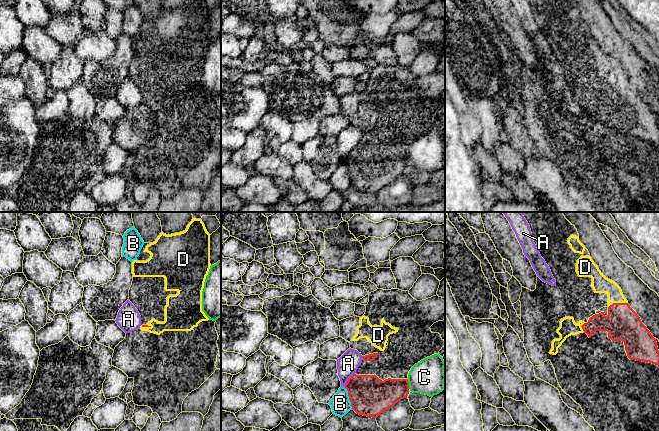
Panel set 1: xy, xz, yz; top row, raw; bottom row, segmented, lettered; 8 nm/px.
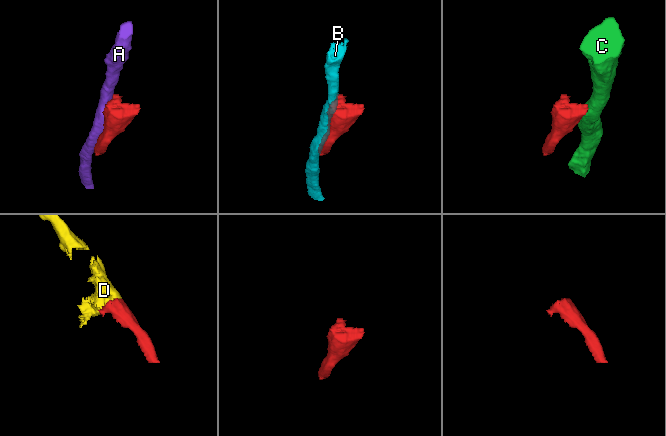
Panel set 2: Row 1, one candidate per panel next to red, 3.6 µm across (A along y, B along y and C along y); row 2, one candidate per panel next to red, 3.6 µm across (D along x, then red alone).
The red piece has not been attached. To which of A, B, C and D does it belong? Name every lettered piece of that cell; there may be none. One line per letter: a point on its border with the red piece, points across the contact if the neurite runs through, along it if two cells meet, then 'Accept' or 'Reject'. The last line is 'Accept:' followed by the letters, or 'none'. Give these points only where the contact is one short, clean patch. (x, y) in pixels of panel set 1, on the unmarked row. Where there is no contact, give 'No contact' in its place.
A: Touches red at xz (348, 156). Reject
B: Touches red at xz (349, 174). Reject
C: Touches red at xz (408, 160). Boundary: xz (407, 155), (409, 164). Reject
D: Touches red at yz (617, 79). Accept
Accept: D

